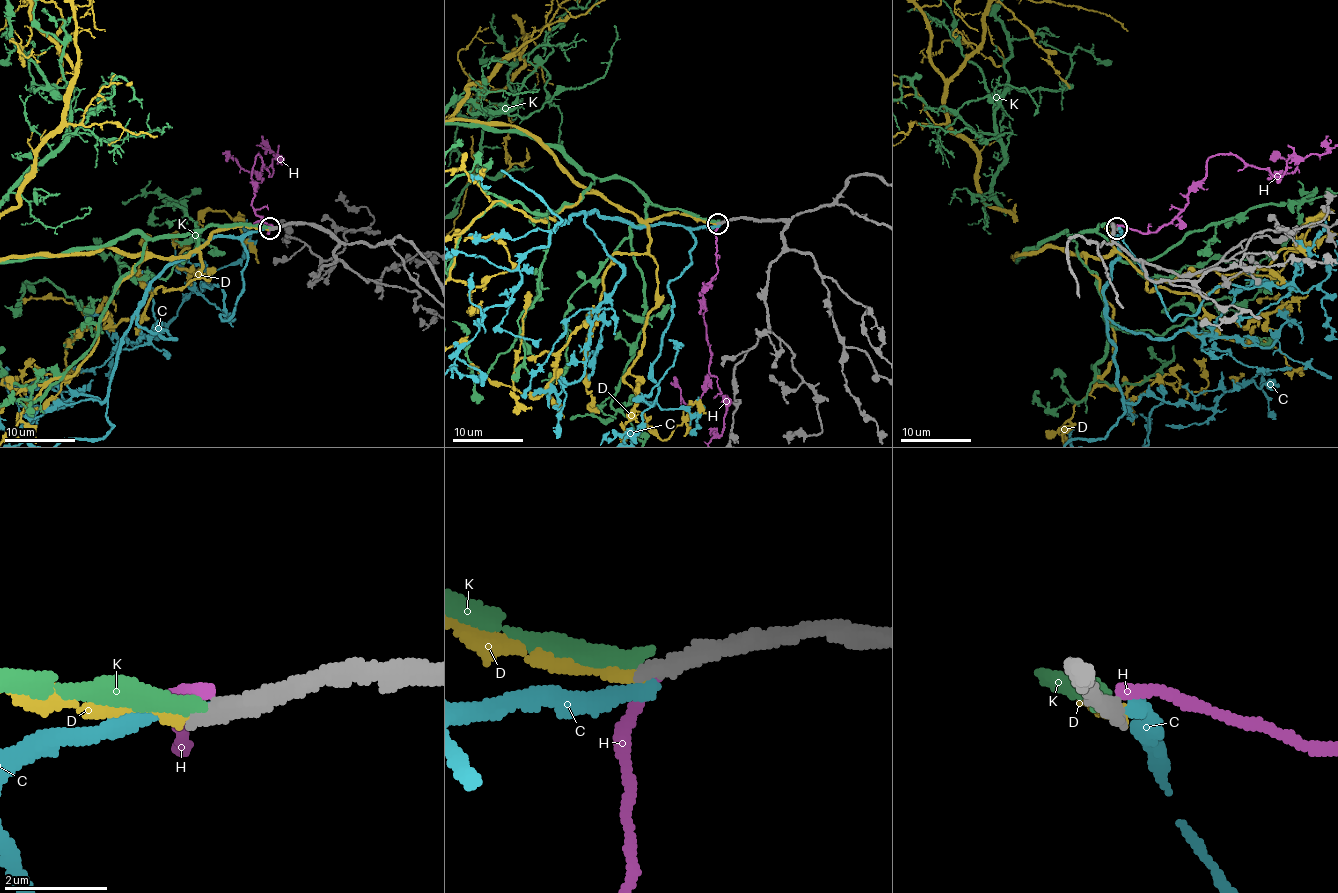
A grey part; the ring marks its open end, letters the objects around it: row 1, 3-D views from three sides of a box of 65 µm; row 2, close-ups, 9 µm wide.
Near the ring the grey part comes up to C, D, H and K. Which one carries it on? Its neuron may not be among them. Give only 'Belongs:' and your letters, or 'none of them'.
Belongs: D

